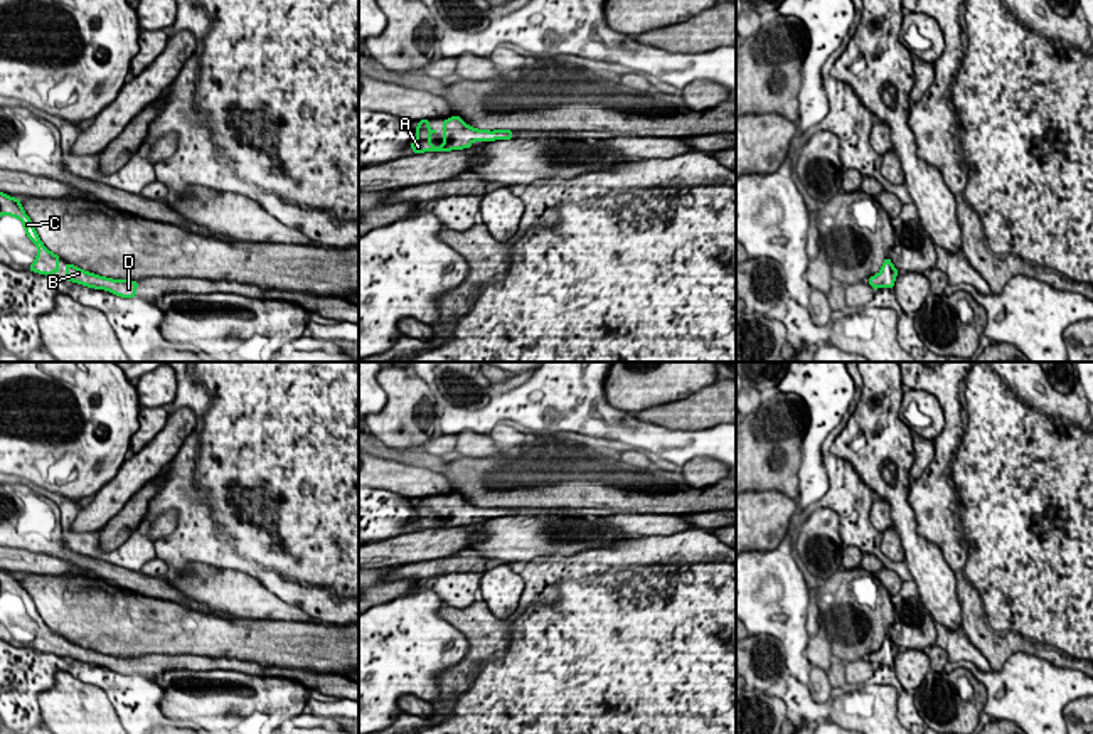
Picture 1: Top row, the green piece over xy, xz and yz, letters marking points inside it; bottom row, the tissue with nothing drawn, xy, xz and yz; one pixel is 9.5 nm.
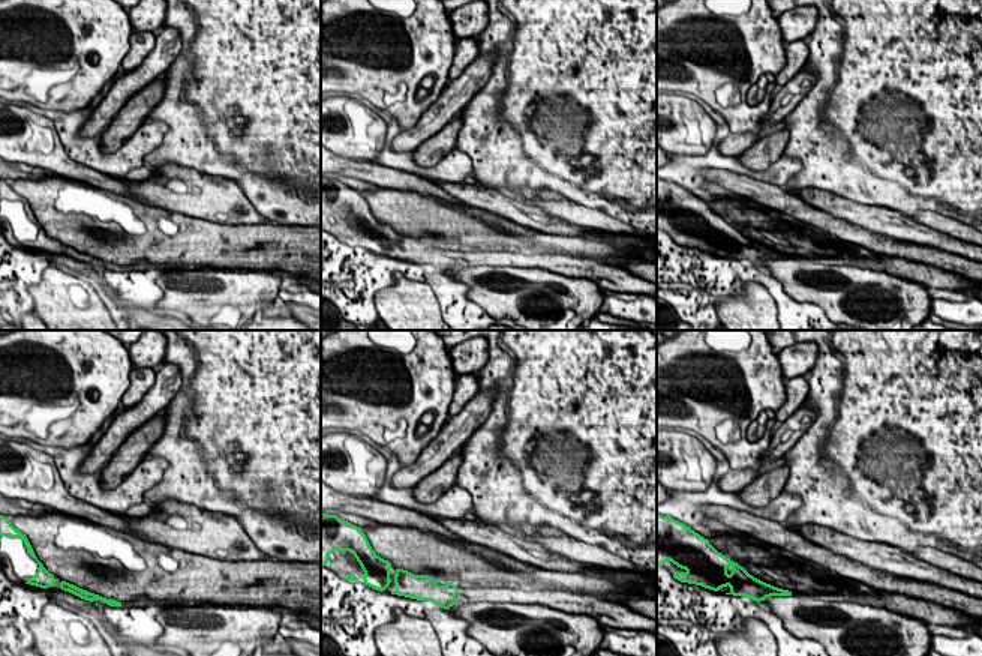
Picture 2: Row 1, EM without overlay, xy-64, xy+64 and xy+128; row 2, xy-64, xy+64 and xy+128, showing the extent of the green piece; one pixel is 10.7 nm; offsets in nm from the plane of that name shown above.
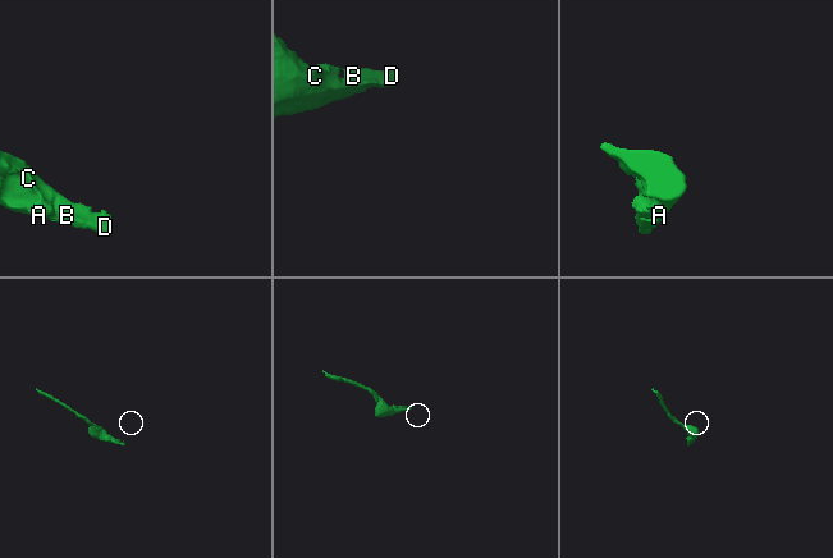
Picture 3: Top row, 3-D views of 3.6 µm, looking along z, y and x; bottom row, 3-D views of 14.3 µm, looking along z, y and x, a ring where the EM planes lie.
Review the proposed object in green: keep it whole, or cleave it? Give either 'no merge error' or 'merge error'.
no merge error

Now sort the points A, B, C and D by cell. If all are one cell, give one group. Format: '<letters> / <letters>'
A B C D

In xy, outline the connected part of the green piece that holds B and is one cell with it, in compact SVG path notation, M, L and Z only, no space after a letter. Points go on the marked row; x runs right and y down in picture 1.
M66 263L66 279L88 288L106 290L121 298L136 296L136 288L138 288L136 281L131 281L131 279L121 281L121 279L104 278L104 276L84 271L69 263Z

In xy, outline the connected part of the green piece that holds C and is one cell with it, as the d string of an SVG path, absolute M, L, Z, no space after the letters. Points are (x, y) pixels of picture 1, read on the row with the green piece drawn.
M0 192L0 215L12 215L12 217L20 219L27 237L37 246L39 253L37 253L35 261L29 266L30 271L45 274L45 276L52 276L54 273L59 273L59 256L51 253L44 246L44 242L40 241L40 237L34 227L34 222L24 212L19 199Z

